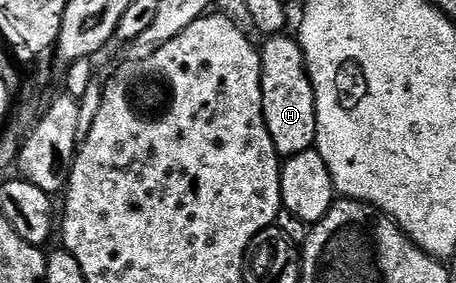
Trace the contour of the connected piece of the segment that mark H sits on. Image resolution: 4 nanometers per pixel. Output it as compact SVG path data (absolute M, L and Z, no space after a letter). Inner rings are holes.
M287 34L271 36L260 52L260 84L262 85L262 109L270 141L274 143L276 154L281 157L297 155L313 150L316 142L316 102L314 101L312 82L304 65L304 54L295 38L287 39Z

